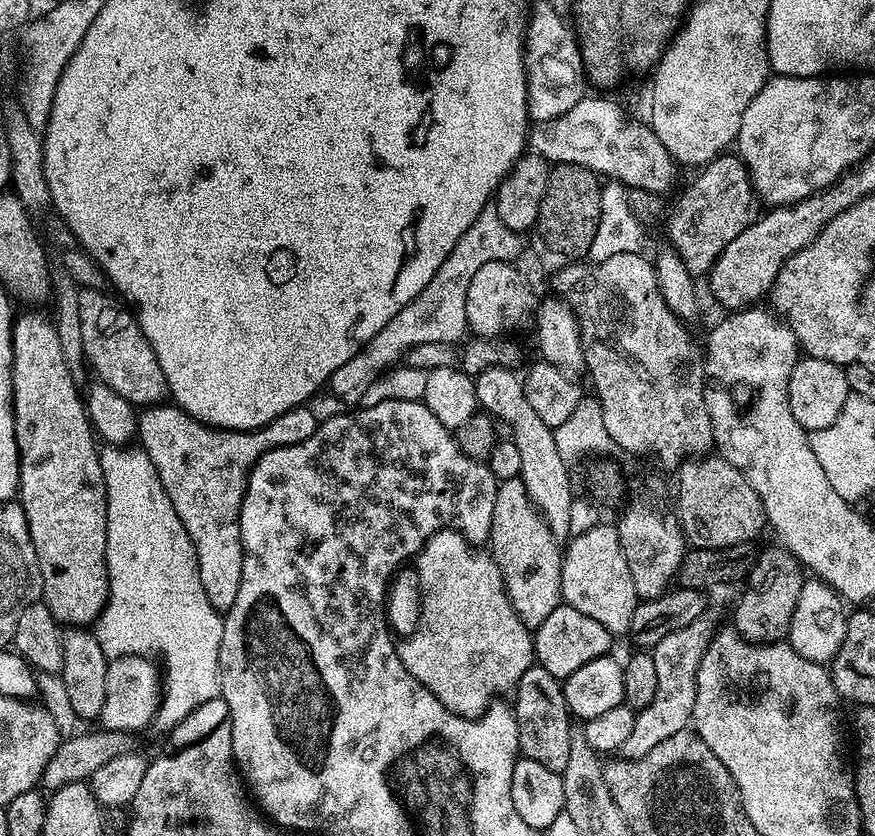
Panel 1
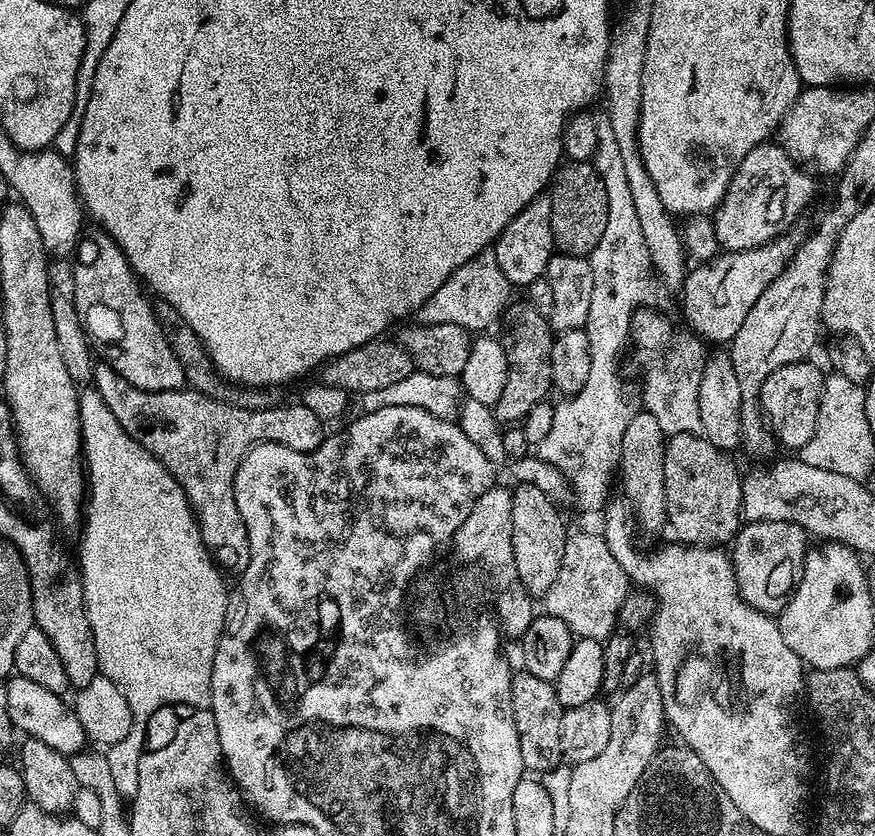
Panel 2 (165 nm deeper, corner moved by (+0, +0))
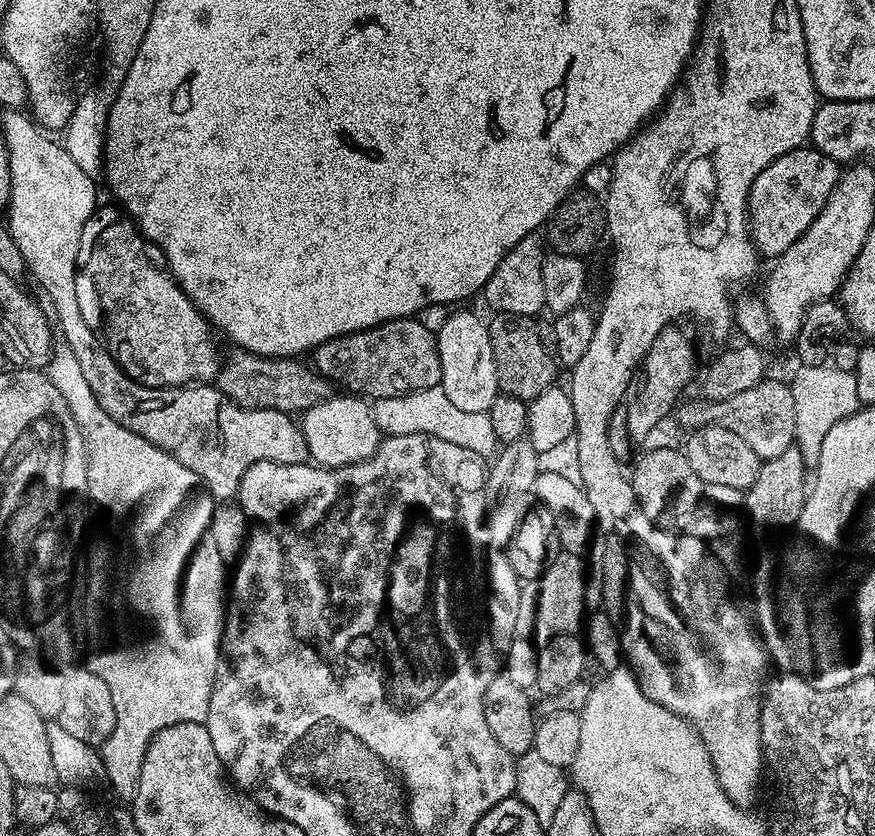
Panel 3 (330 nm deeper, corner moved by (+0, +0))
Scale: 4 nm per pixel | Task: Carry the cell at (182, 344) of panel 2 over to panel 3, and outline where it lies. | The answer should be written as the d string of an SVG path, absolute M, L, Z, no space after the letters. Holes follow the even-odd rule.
M237 348L232 352L221 363L216 386L224 396L243 408L274 409L292 416L320 404L331 393L331 381L299 359L258 357L253 352Z

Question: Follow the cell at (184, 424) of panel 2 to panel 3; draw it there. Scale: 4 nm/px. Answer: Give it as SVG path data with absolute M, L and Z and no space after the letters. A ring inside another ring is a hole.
M8 110L3 113L4 128L2 128L2 135L6 138L6 150L10 154L10 198L8 199L8 207L6 215L8 215L8 225L6 231L11 236L14 246L18 246L18 250L22 250L22 258L24 259L25 269L30 273L34 279L40 283L42 291L48 295L48 300L52 303L52 308L56 311L56 320L54 316L55 327L66 338L66 343L70 345L70 351L75 355L76 361L82 369L82 374L86 377L86 383L89 384L94 398L98 398L98 406L102 406L102 410L106 410L106 414L110 414L110 418L114 418L114 422L118 422L118 426L126 426L126 430L130 430L134 434L138 434L142 438L146 438L146 442L150 442L154 446L158 446L162 450L166 450L166 454L170 454L174 458L178 458L178 462L182 462L182 466L186 466L186 470L194 470L194 474L198 474L200 479L204 482L204 487L208 489L208 493L212 495L212 537L214 538L214 546L218 546L218 554L222 554L225 565L232 566L239 561L240 557L244 555L244 546L248 543L248 533L250 525L246 514L242 510L239 497L240 483L242 482L242 474L246 474L246 470L254 462L262 462L269 460L270 462L282 462L283 464L303 464L309 459L308 447L306 446L306 438L304 431L300 429L299 423L291 415L280 413L274 409L246 409L240 405L236 405L230 398L223 395L219 388L213 386L208 382L200 382L195 386L181 386L179 388L151 388L145 384L139 384L132 376L129 376L120 364L117 362L115 356L108 351L108 345L103 339L100 340L96 337L94 329L88 325L88 320L84 317L84 312L80 309L80 292L76 289L76 268L78 272L78 265L81 263L82 257L80 255L80 239L82 238L82 230L87 226L89 220L92 218L92 213L98 207L96 201L96 183L93 177L88 176L79 166L74 163L74 158L70 158L70 154L66 154L63 143L59 139L53 138L45 129L41 128L31 115L25 114L20 110Z

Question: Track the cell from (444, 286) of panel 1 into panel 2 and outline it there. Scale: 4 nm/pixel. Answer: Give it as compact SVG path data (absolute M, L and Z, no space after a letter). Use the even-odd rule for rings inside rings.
M484 249L470 262L464 263L426 300L416 313L419 323L425 325L456 324L469 332L485 331L504 308L504 294L508 290L505 276L498 267L495 251Z

